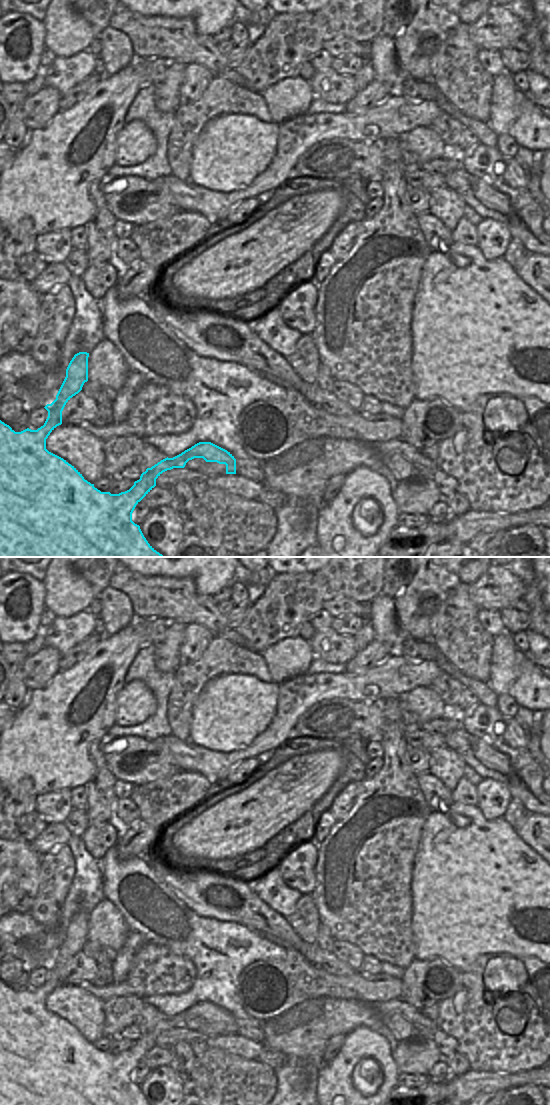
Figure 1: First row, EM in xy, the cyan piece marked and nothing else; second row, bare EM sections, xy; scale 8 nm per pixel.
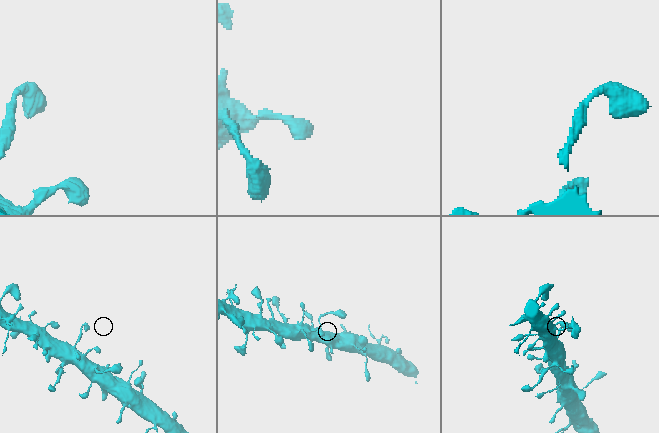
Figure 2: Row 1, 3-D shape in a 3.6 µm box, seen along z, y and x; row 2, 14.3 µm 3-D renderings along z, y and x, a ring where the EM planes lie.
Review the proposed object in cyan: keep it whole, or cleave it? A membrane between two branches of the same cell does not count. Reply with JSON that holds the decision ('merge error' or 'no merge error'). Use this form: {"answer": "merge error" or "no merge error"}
{"answer": "no merge error"}

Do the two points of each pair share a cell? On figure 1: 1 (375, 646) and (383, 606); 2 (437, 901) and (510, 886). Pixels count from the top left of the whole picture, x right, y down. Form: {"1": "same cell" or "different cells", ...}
{"1": "different cells", "2": "same cell"}

